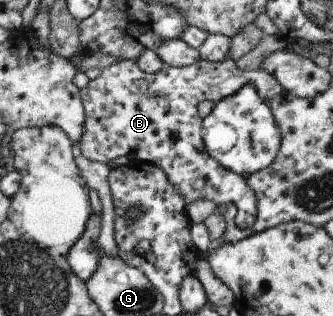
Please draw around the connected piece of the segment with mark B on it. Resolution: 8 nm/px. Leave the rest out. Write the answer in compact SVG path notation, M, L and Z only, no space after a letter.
M201 59L188 67L166 66L155 74L145 73L136 61L131 60L109 65L99 78L90 81L82 89L86 125L83 139L79 144L83 149L83 155L92 161L108 163L134 152L138 159L160 166L169 175L173 185L179 187L181 195L185 197L187 207L197 199L207 199L210 205L220 208L231 203L237 208L236 223L242 228L251 228L258 219L257 193L255 189L251 189L245 177L225 169L219 161L215 161L209 155L204 141L204 119L200 117L199 109L206 100L221 102L246 86L254 86L261 98L267 102L286 92L273 73L264 70L244 71L231 59L225 59L223 62Z

